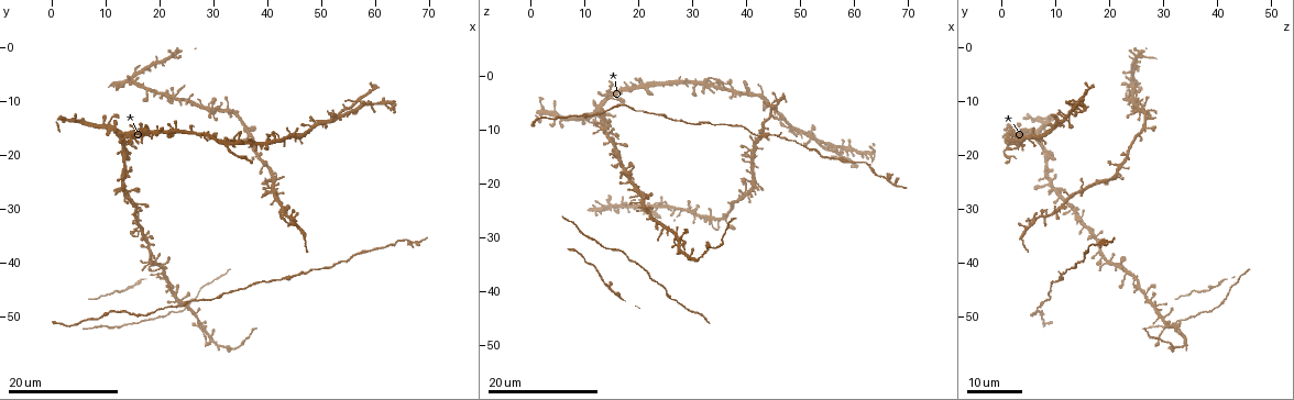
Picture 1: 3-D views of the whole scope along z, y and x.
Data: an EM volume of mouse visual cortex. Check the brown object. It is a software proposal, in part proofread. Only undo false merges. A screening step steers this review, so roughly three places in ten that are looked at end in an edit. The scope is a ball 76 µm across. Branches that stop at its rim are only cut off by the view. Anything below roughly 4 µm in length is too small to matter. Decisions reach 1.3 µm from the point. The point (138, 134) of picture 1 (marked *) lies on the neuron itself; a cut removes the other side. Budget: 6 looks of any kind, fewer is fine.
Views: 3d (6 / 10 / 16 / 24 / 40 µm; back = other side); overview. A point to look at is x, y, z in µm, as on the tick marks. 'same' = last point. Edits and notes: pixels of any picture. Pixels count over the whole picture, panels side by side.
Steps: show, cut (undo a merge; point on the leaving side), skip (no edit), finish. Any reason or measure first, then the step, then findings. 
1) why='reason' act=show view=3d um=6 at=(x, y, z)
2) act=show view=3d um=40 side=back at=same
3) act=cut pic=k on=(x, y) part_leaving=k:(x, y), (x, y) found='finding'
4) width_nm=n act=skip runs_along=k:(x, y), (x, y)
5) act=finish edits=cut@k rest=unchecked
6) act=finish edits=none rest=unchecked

act=show view=3d um=16 at=(32.5, 18.0, 1.0)

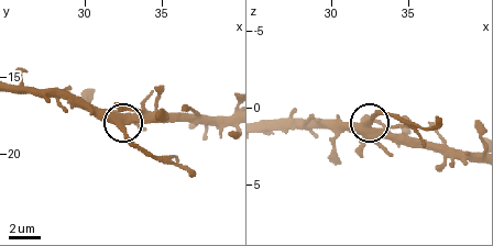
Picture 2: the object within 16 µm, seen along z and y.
why='closer look' act=show view=3d um=6 at=(32.6, 18.4, 1.0)

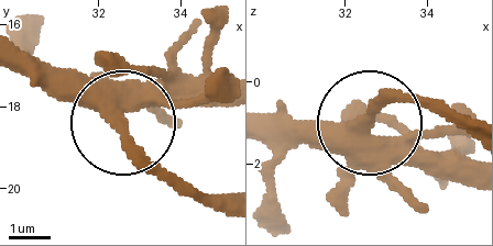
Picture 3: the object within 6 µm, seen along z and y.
side_arm_um=6 act=skip found='one neuron here'

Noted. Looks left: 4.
act=show view=3d um=24 at=(43.0, 18.5, 6.0)

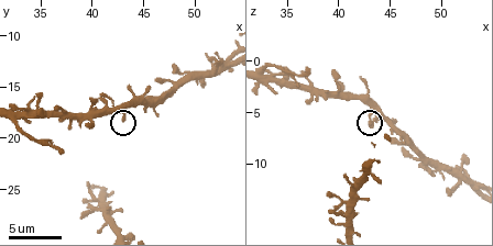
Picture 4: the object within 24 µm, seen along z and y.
act=show view=3d um=10 at=(43.0, 18.0, 6.0)

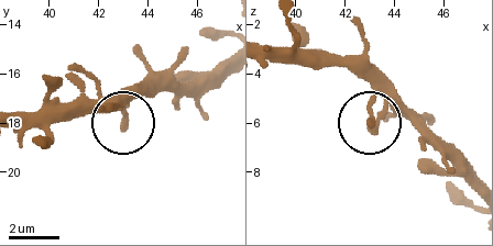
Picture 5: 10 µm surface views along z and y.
act=skip found='all the same neuron'

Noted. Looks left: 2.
why='three-way junction' act=show view=3d um=16 at=(44.5, 31.5, 7.5)

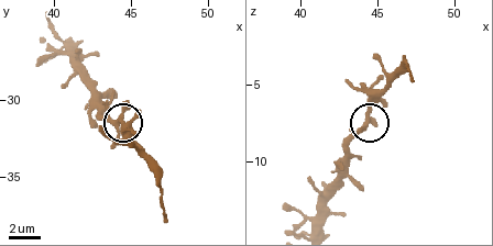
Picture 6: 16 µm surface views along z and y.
act=show view=3d um=6 at=(44.4, 31.4, 7.0)

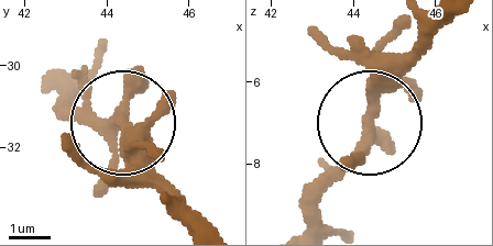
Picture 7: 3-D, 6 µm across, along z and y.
arms=3 act=skip found='one neuron here'

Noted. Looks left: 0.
act=finish edits=none rest=unchecked

